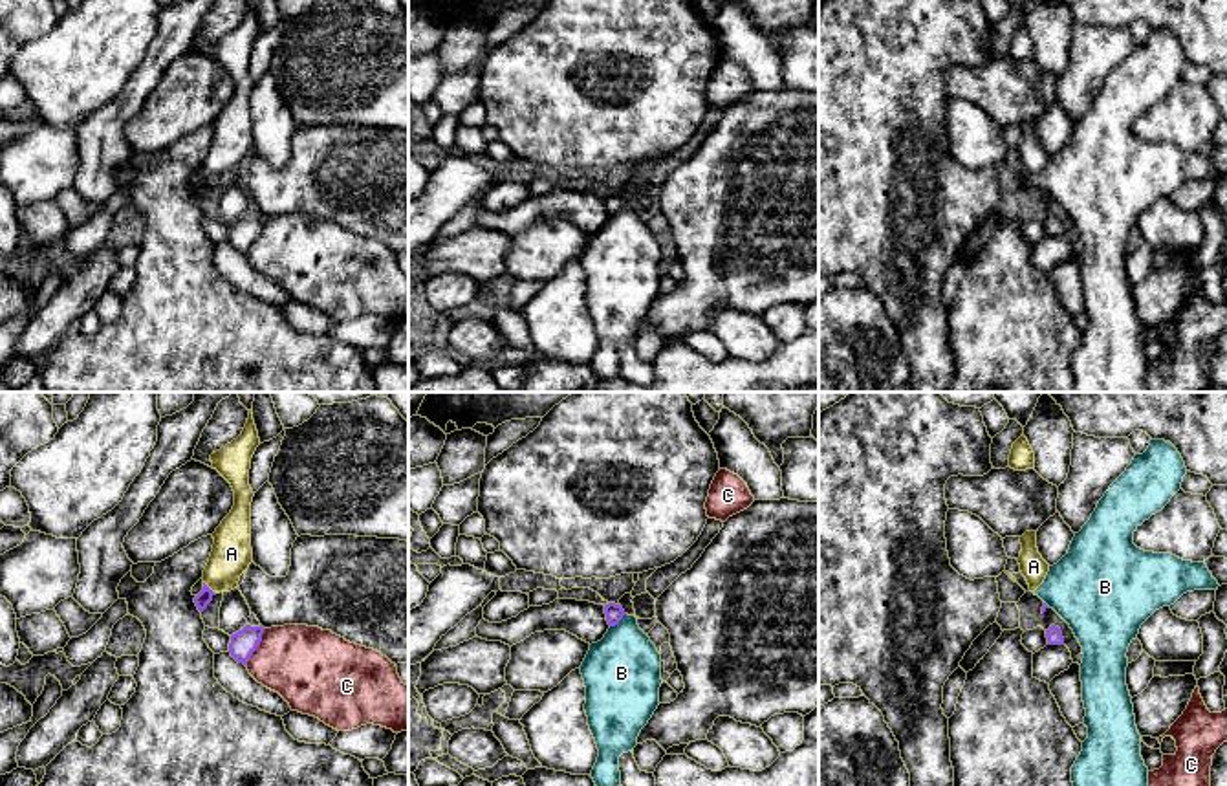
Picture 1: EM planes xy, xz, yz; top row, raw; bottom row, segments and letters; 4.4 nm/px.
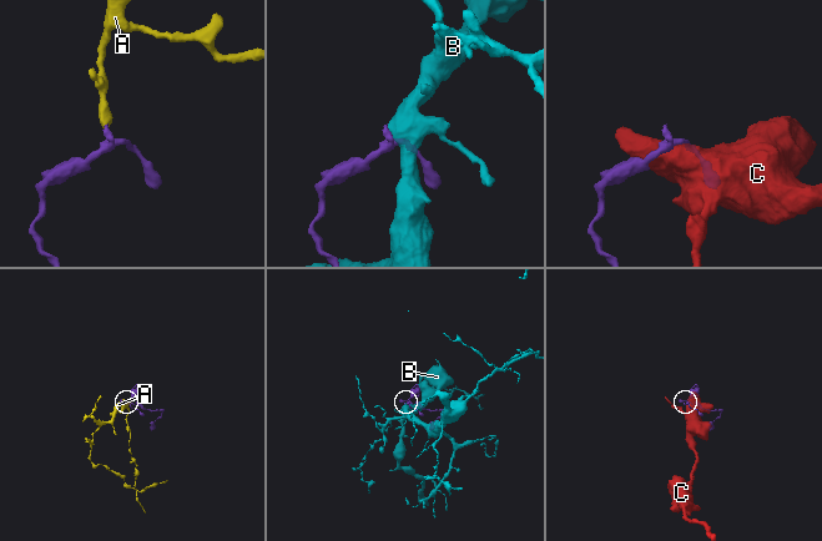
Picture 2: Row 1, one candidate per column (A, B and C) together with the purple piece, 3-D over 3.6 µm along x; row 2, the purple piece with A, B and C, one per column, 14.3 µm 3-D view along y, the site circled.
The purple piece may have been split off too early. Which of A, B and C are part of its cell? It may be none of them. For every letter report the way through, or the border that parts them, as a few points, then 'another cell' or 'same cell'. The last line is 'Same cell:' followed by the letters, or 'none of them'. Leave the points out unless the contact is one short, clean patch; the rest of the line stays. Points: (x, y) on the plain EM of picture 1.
A: runs through xy (204, 187), (207, 176), (222, 162), (231, 143); same cell
B: border along xz (625, 204), (610, 217); another cell
C: another cell
Same cell: A

